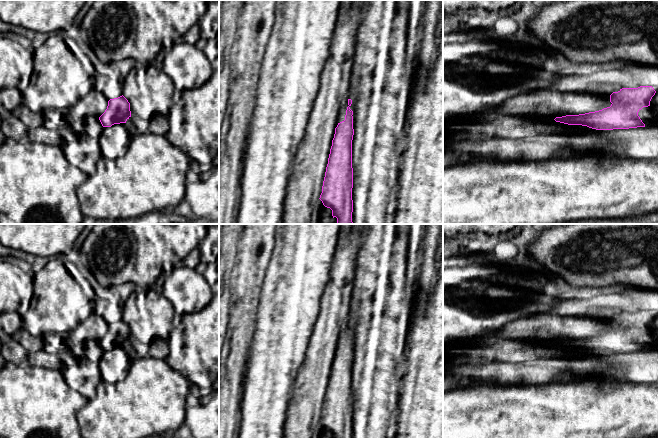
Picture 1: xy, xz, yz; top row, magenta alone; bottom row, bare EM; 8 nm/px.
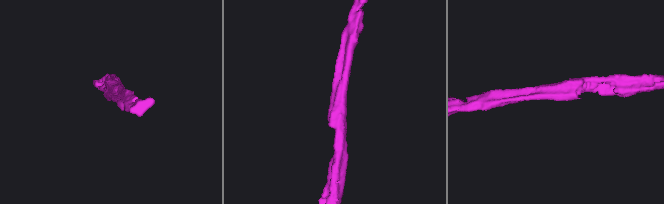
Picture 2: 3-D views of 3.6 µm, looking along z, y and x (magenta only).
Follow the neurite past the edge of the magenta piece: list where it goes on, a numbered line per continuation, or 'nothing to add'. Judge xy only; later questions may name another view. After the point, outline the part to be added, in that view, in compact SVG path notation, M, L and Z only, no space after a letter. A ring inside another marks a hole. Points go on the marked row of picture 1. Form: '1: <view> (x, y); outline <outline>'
nothing to add

